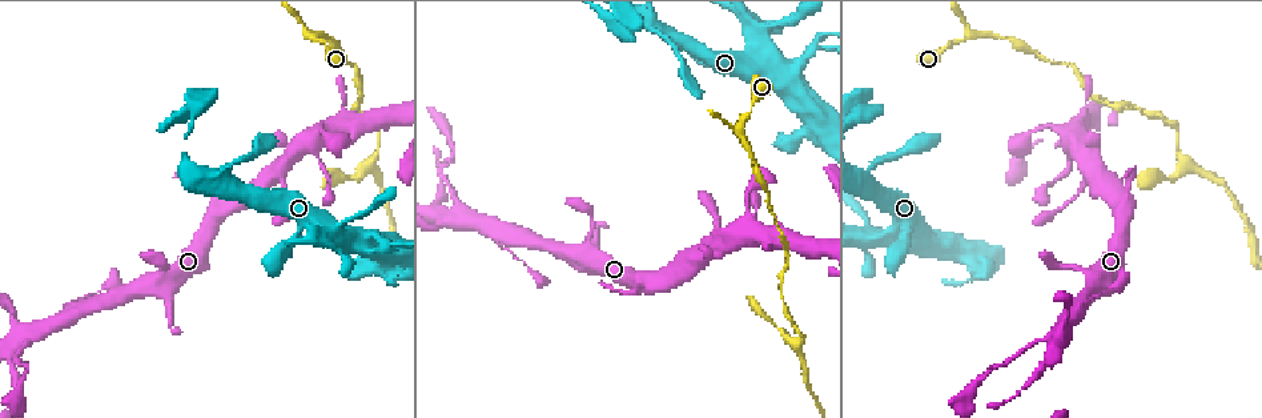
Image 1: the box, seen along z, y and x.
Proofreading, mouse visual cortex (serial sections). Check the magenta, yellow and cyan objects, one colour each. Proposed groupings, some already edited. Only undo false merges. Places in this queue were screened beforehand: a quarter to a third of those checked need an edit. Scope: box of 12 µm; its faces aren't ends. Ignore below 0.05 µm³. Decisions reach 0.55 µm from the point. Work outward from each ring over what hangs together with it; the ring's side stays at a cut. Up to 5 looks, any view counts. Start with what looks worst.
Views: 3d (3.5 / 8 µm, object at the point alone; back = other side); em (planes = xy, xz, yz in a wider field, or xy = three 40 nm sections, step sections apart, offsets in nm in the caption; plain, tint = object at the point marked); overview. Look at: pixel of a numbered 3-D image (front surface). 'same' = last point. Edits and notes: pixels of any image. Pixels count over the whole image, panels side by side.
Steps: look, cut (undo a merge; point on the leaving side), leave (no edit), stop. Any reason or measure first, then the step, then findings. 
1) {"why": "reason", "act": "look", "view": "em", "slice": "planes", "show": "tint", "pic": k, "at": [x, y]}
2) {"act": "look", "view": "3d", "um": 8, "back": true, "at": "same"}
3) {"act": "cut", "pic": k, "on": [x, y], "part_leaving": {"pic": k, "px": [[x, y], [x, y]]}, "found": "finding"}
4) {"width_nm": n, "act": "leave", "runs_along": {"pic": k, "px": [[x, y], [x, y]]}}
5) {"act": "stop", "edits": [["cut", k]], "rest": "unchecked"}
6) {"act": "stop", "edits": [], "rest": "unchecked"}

{"why": "arms part here", "act": "look", "view": "3d", "um": 8, "pic": 1, "at": [389, 244]}

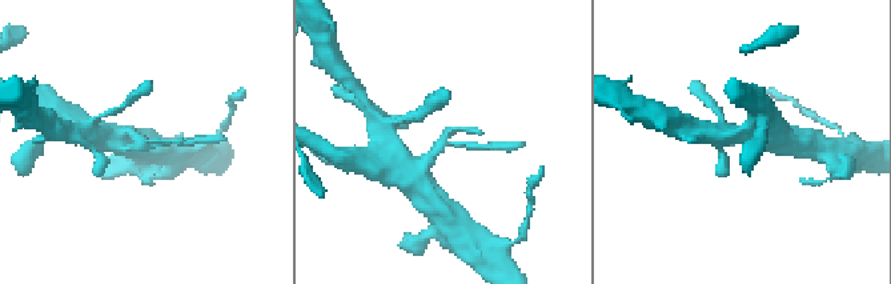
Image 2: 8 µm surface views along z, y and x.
{"arms": 3, "arm_widths_nm": [150, 200, 250], "act": "look", "view": "em", "slice": "planes", "show": "tint", "pic": 2, "at": [444, 143]}

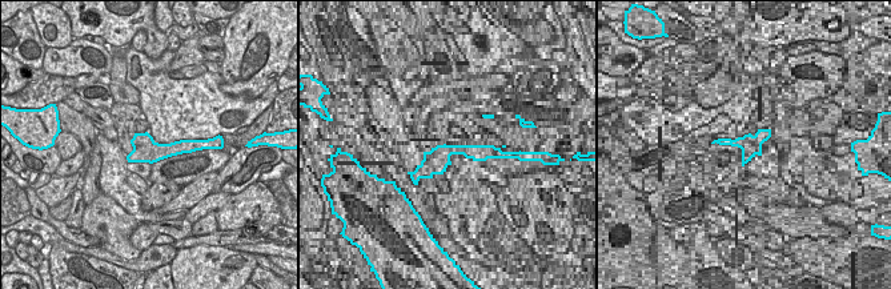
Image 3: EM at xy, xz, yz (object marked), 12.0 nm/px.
{"act": "leave", "runs_along": {"pic": 2, "px": [[406, 175], [442, 143], [469, 150]]}, "found": "continuous, no second cell"}

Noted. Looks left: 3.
{"why": "abrupt turn", "act": "look", "view": "3d", "um": 3.5, "pic": 1, "at": [314, 38]}

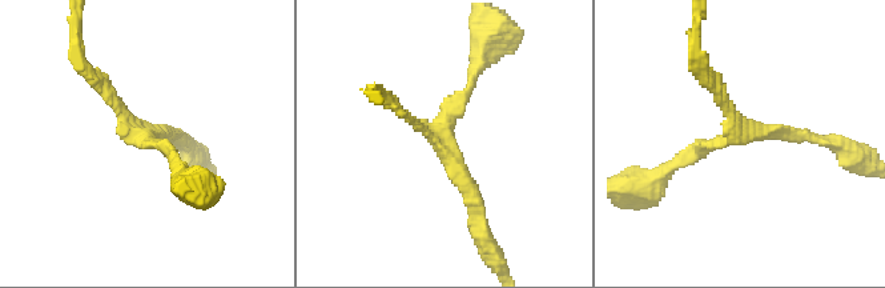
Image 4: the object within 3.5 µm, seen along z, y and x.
{"act": "look", "view": "em", "slice": "xy", "step": 3, "show": "tint", "pic": 4, "at": [446, 124]}

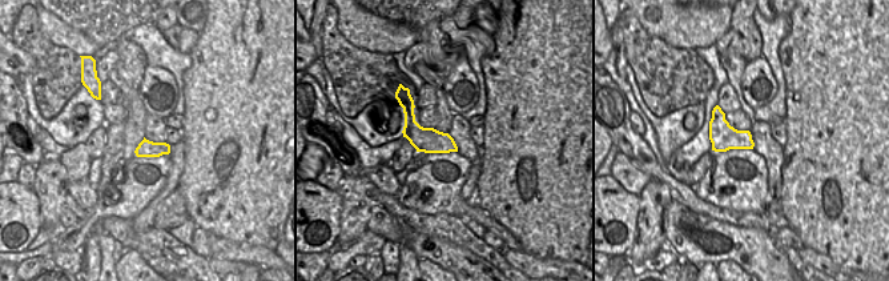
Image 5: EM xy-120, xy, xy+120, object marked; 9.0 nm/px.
{"act": "leave", "runs_along": {"pic": 5, "px": [[407, 100], [410, 124], [453, 148]]}, "found": "continuous, no second cell"}

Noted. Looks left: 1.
{"act": "stop", "edits": [], "rest": "unchecked"}

